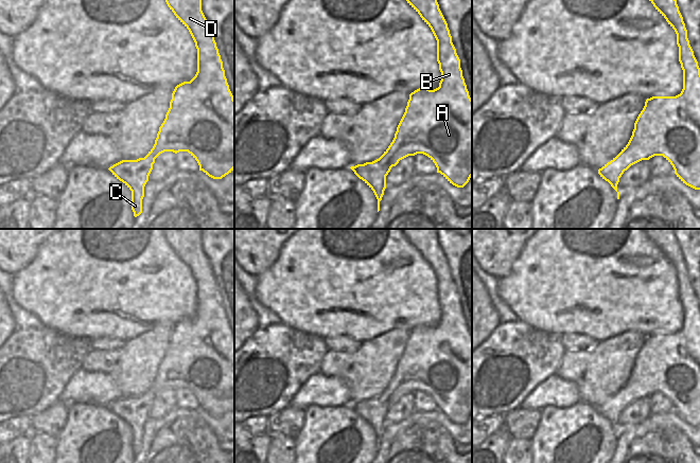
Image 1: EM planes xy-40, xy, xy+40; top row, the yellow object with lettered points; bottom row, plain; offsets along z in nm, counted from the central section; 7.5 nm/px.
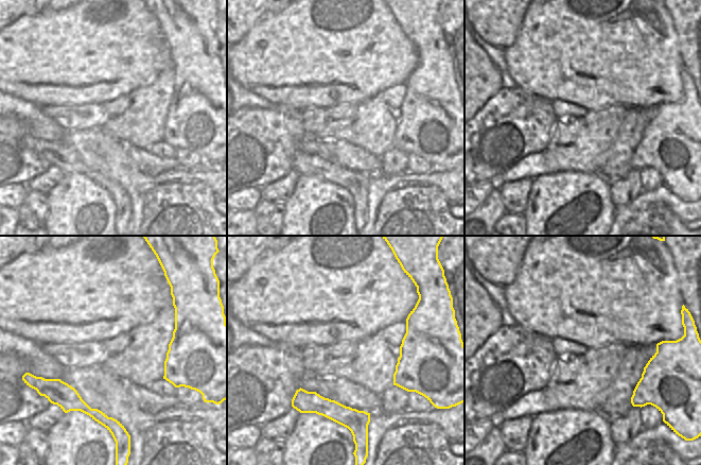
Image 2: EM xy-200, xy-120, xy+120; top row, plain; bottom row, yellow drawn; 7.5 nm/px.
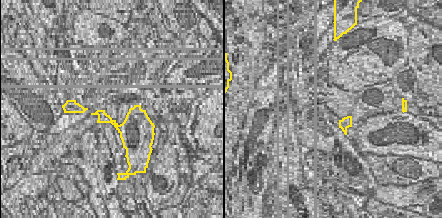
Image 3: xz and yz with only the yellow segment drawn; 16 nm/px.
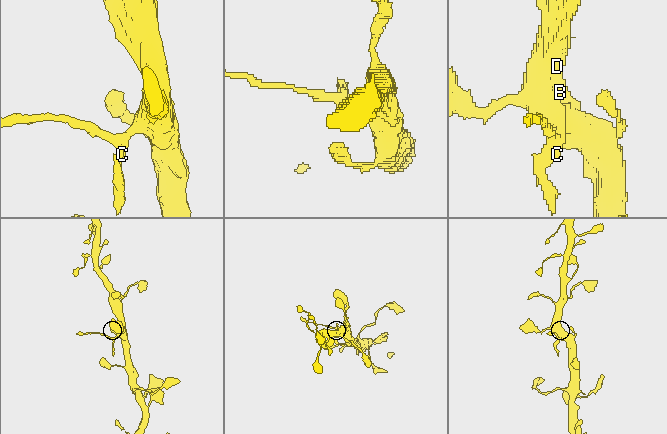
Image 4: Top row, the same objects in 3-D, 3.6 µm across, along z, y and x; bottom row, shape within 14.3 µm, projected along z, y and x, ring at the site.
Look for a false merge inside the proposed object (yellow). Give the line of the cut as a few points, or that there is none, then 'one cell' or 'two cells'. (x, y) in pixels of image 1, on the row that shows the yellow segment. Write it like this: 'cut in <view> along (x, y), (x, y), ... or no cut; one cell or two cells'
cut in xy+40 along (617, 155), (629, 166); two cells

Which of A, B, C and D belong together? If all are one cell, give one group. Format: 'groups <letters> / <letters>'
groups A B D / C

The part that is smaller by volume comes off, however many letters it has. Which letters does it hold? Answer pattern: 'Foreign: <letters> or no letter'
Foreign: C

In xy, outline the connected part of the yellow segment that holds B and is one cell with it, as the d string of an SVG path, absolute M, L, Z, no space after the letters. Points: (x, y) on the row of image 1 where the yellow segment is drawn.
M437 0L406 1L431 28L437 40L441 81L434 90L419 88L409 94L395 138L381 158L392 167L408 156L423 154L435 163L437 173L453 185L463 188L472 177L472 99L462 76L460 59Z

